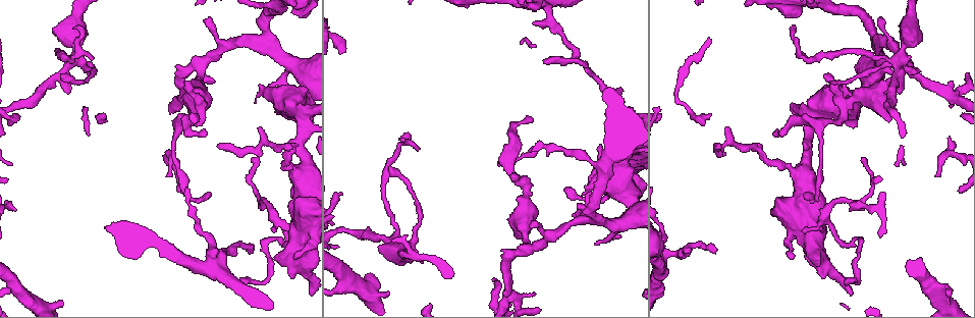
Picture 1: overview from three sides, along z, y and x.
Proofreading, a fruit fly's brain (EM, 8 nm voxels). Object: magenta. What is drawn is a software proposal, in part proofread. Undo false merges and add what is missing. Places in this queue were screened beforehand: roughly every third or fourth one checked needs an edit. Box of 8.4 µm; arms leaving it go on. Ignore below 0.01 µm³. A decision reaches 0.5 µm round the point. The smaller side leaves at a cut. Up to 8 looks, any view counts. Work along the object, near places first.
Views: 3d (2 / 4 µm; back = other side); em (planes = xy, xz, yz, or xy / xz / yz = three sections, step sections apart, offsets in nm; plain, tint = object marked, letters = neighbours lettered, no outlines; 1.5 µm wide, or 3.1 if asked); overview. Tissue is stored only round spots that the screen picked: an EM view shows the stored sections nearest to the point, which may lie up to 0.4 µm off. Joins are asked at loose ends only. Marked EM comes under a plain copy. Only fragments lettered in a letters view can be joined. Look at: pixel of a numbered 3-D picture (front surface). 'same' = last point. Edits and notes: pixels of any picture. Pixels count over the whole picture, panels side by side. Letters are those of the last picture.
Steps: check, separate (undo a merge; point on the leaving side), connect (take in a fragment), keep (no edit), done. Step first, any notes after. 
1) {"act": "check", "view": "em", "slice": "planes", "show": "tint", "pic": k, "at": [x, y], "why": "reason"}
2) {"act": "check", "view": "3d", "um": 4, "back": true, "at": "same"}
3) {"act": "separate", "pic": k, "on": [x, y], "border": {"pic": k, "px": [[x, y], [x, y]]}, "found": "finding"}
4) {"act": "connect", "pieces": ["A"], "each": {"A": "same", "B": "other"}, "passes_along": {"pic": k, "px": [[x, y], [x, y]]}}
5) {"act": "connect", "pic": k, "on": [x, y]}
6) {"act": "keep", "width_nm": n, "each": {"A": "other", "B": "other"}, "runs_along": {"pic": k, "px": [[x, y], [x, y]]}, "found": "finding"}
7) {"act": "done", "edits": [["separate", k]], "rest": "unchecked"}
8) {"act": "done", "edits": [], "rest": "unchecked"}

{"act": "check", "view": "em", "slice": "planes", "show": "letters", "pic": 1, "at": [261, 127], "why": "tapers out"}

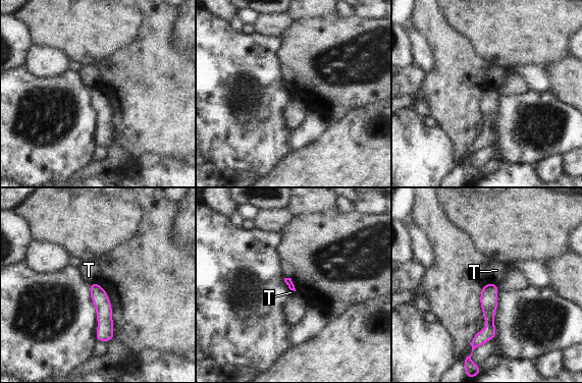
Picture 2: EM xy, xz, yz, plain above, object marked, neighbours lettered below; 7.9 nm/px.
{"act": "keep", "each": {"T": "other"}, "runs_along": {"pic": 2, "px": [[492, 285], [489, 329], [474, 344]]}, "found": "none of them fits"}

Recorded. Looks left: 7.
{"act": "check", "view": "3d", "um": 2, "pic": 1, "at": [495, 278], "why": "tapers out"}

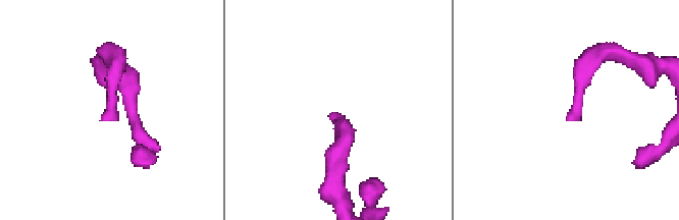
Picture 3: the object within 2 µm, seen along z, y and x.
{"act": "check", "view": "em", "slice": "planes", "show": "letters", "pic": 3, "at": [113, 119], "why": "now the EM"}

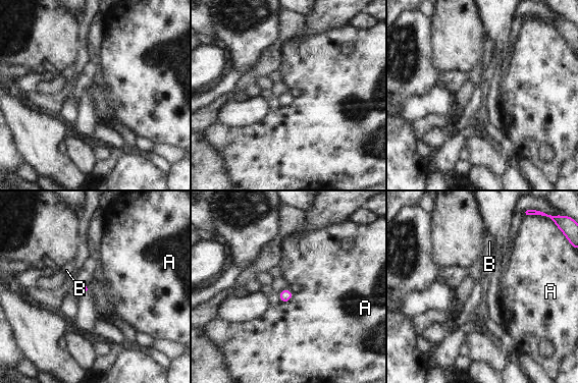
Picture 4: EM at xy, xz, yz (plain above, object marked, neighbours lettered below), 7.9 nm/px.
{"act": "keep", "each": {"A": "other", "B": "other"}, "border": {"pic": 4, "px": [[294, 293], [286, 302], [280, 303]]}, "found": "none of them fits"}

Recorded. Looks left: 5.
{"act": "check", "view": "em", "slice": "planes", "show": "letters", "pic": 1, "at": [793, 258], "why": "free end"}

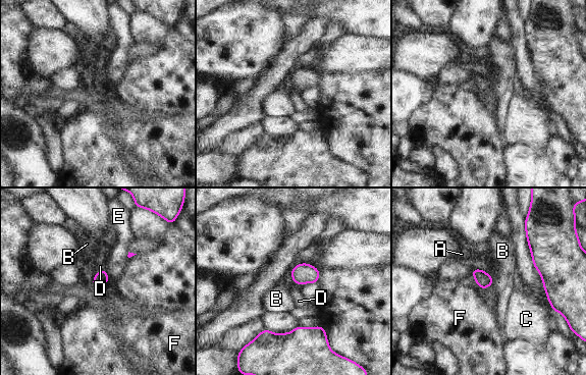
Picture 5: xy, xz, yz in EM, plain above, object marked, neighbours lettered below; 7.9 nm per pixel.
{"act": "keep", "each": {"A": "other", "B": "other", "C": "other", "D": "other", "E": "other", "F": "other"}, "found": "no lettered fragment goes on from it"}

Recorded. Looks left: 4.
{"act": "done", "edits": [], "rest": "unchecked"}

